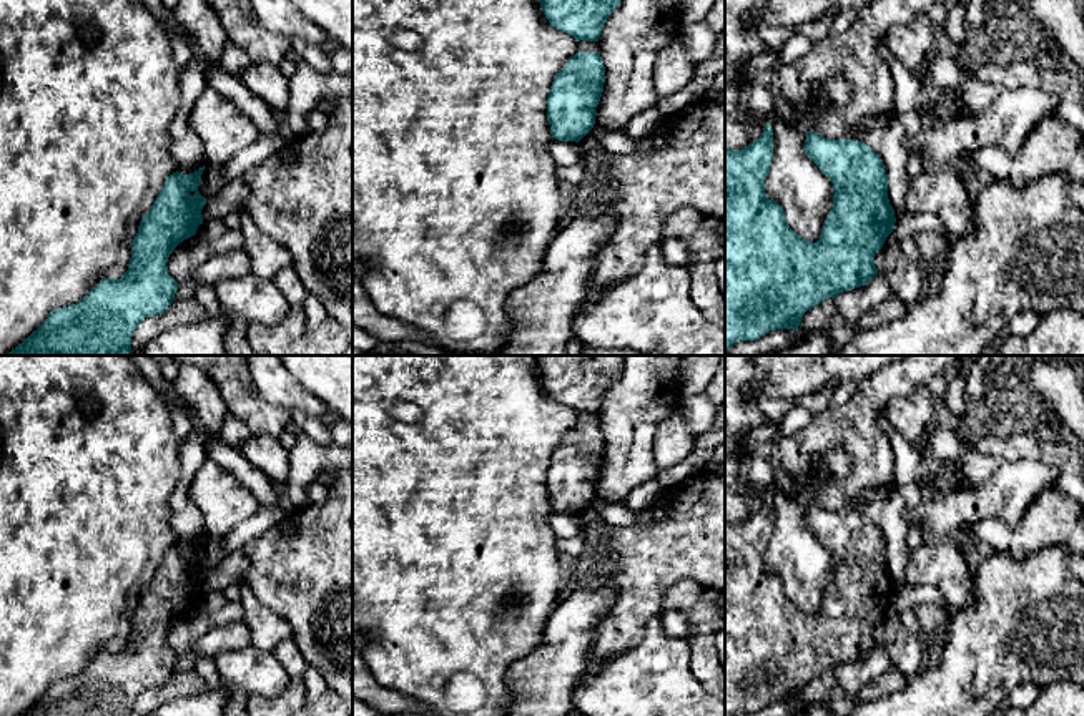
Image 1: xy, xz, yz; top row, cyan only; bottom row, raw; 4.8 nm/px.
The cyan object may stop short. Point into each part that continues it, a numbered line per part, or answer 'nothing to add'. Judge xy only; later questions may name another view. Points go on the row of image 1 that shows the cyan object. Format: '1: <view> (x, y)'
nothing to add

